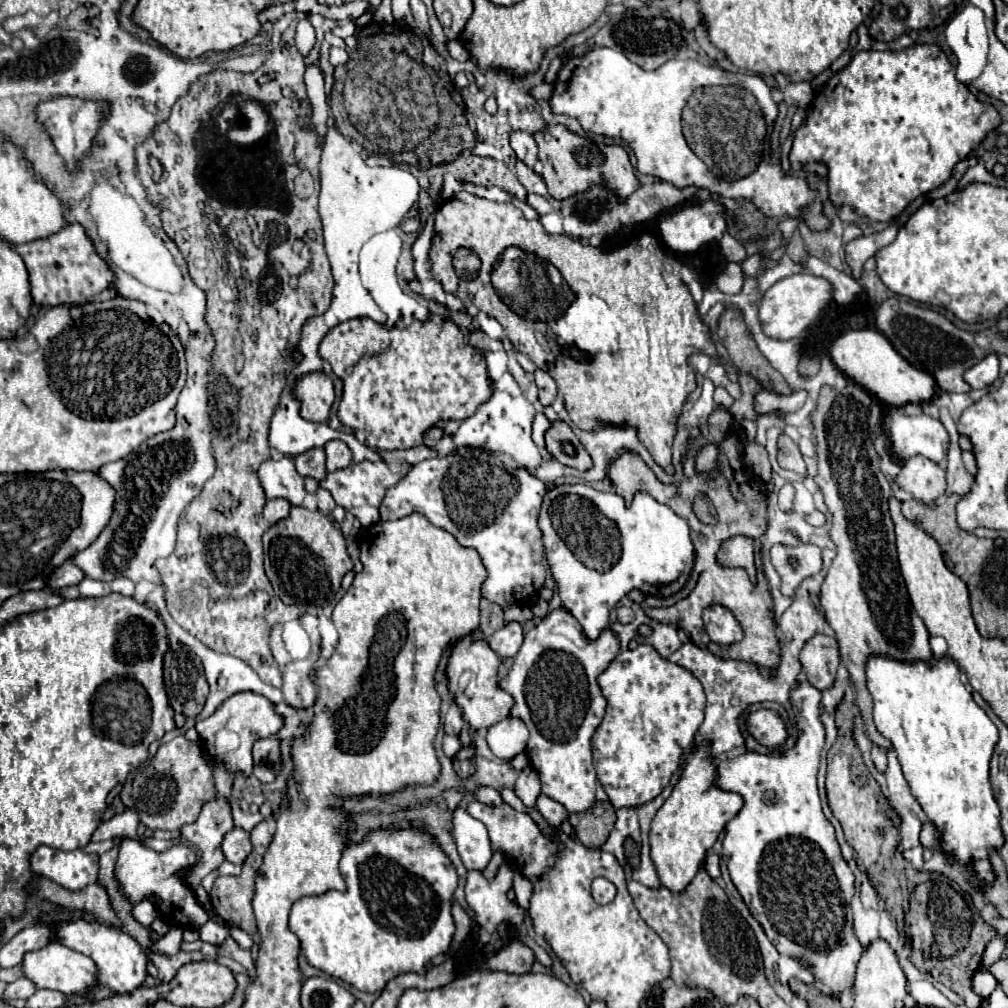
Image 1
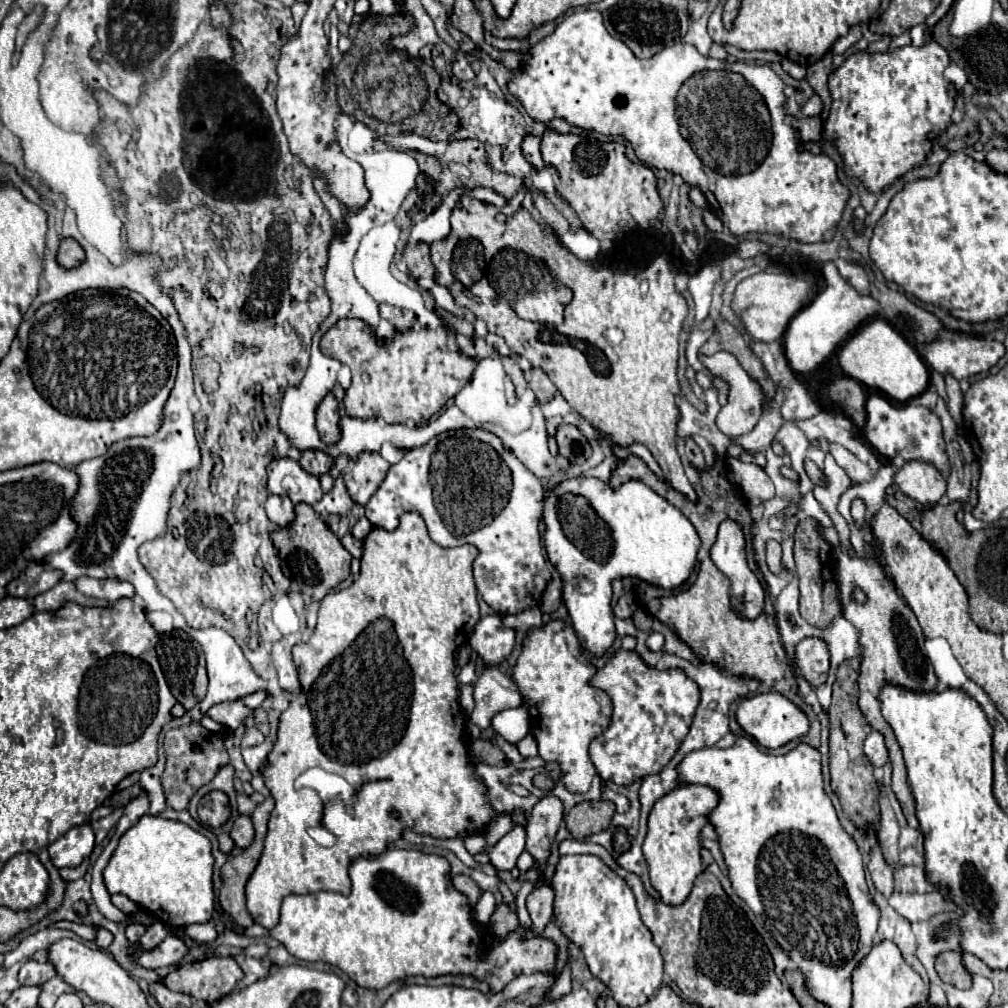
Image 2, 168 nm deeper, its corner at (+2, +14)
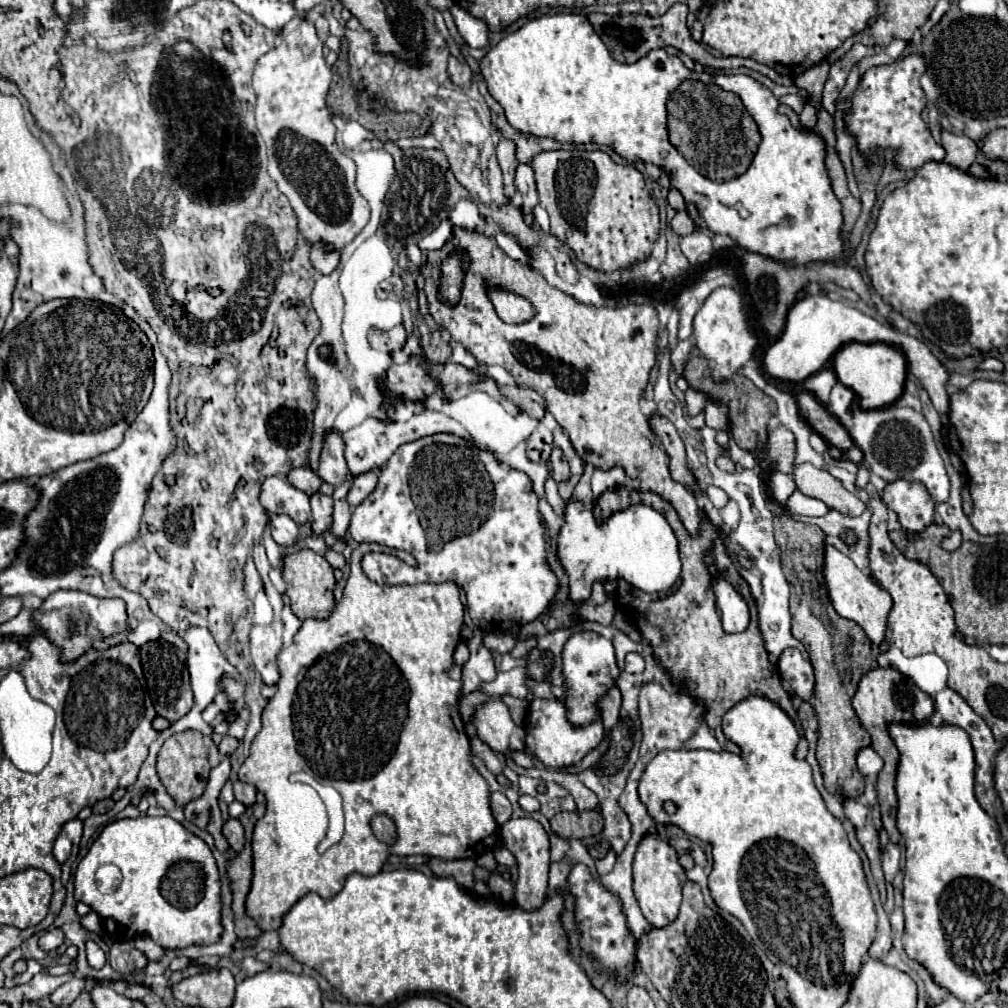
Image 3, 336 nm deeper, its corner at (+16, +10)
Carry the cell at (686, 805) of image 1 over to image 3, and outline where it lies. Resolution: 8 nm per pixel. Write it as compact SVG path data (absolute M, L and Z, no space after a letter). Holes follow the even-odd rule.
M656 833L646 835L638 845L634 857L634 893L640 903L642 915L652 927L662 929L664 925L670 925L678 917L684 883L686 883L686 873L678 863L676 851L668 845L668 841L662 841L660 835Z

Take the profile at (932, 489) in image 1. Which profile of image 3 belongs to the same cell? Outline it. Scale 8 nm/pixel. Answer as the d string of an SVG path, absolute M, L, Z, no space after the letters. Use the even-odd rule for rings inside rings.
M898 479L888 483L882 501L898 515L898 521L908 533L922 533L934 523L934 501L922 483Z

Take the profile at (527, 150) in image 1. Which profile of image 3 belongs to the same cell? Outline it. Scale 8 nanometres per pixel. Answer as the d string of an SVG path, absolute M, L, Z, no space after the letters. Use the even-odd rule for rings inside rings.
M520 163L516 169L516 189L522 193L522 213L528 219L534 219L534 207L538 205L538 193L536 193L536 181L534 171L530 165Z

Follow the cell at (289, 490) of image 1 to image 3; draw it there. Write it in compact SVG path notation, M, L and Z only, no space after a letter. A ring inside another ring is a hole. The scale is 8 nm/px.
M268 477L264 481L260 501L268 509L268 513L288 515L298 525L306 523L312 515L308 495L280 477Z

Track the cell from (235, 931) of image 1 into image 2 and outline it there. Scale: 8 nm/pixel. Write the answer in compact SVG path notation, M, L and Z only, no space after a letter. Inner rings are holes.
M386 849L374 857L356 857L348 867L352 893L340 895L318 891L308 895L288 895L282 901L280 923L270 929L270 937L280 941L294 957L302 961L324 961L340 967L352 981L366 989L382 989L394 979L424 975L436 977L444 973L468 973L486 979L492 991L500 991L520 973L552 971L556 949L554 943L532 935L526 929L510 933L504 941L492 941L486 959L480 959L482 933L470 923L468 899L452 885L450 863L440 855L428 855L418 849Z

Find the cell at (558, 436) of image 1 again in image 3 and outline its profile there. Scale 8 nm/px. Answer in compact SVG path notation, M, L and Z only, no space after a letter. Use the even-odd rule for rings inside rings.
M554 449L550 461L552 461L552 477L554 477L554 481L556 483L568 481L570 479L570 469L568 469L568 463L564 459L564 453L560 449Z

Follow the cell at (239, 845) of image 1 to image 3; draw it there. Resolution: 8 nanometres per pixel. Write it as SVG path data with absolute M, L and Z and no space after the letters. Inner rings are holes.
M228 819L224 823L222 833L234 851L240 851L244 847L244 829L242 829L242 823L238 819Z

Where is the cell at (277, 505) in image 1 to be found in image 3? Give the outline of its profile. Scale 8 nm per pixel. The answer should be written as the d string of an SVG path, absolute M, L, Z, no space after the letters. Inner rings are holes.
M270 515L272 523L272 539L280 547L292 547L298 543L298 525L286 515Z

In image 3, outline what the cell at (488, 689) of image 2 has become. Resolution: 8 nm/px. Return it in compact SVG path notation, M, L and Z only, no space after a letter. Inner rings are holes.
M490 699L486 705L478 707L472 723L478 729L480 741L492 751L506 755L524 749L524 729L512 721L508 707L498 699Z

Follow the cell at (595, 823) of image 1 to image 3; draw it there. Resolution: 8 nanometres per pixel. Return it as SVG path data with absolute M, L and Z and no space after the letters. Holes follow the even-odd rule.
M598 811L558 813L550 819L550 827L562 839L584 839L598 835L604 827L604 819Z

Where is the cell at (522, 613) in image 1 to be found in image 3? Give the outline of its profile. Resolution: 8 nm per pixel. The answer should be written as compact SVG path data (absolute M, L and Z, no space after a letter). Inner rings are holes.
M530 637L530 639L526 639L526 641L518 641L516 643L516 647L512 649L512 657L516 657L516 659L520 659L520 657L526 657L534 647L538 645L538 641L534 639L534 637Z

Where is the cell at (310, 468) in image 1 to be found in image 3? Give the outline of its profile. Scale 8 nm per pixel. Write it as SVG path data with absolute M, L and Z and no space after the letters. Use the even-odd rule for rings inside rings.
M292 469L288 473L288 481L292 481L292 485L296 485L296 489L304 491L308 497L318 493L322 485L322 479L312 469Z

